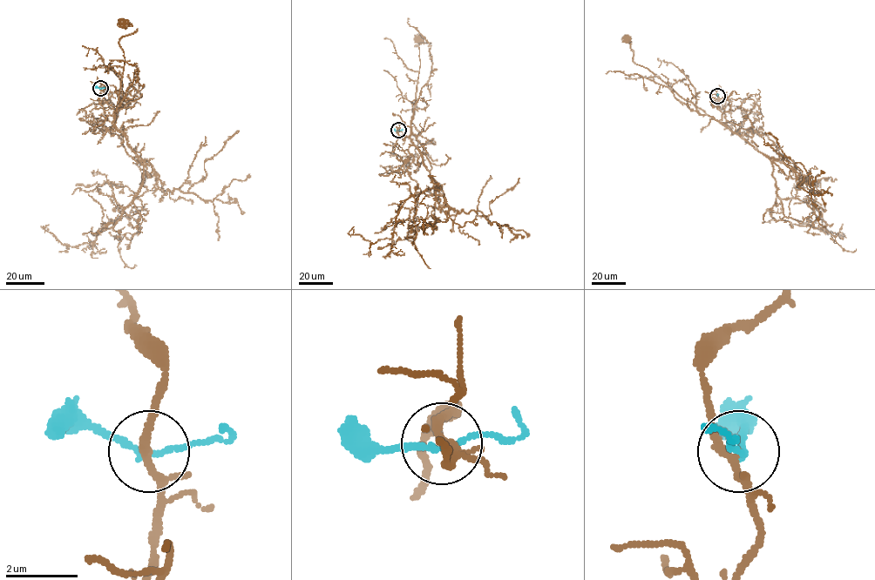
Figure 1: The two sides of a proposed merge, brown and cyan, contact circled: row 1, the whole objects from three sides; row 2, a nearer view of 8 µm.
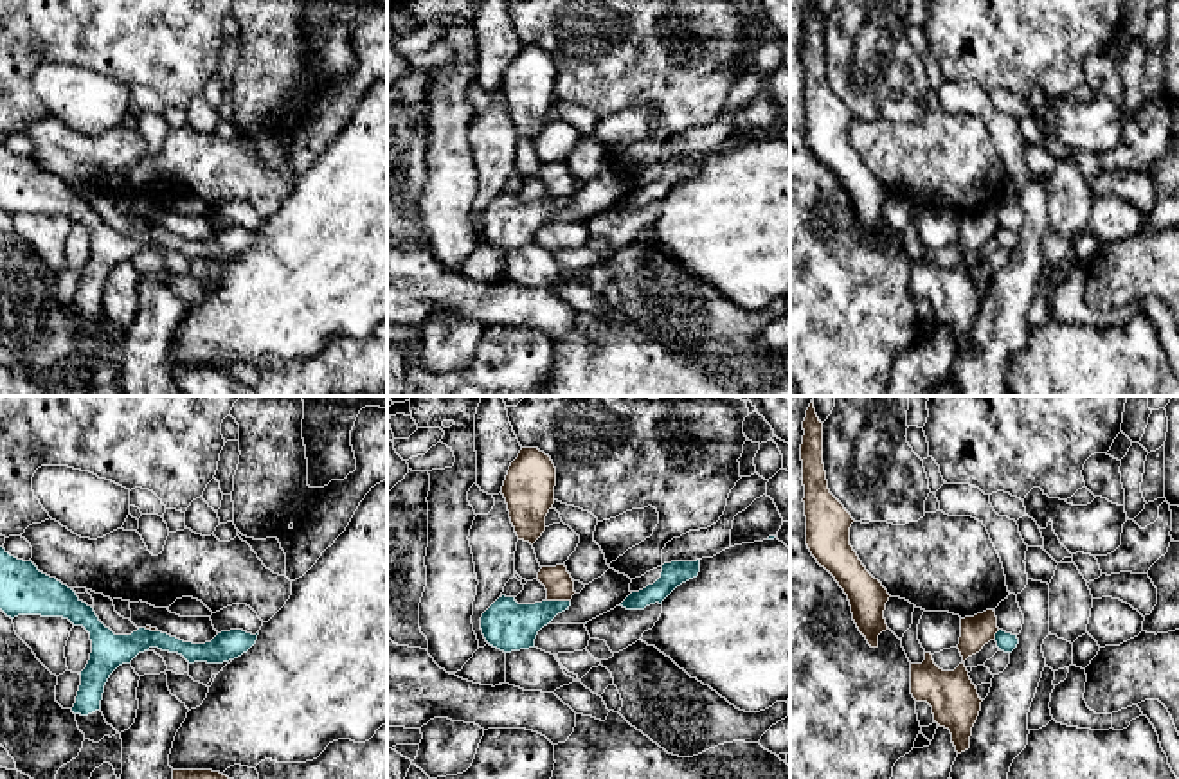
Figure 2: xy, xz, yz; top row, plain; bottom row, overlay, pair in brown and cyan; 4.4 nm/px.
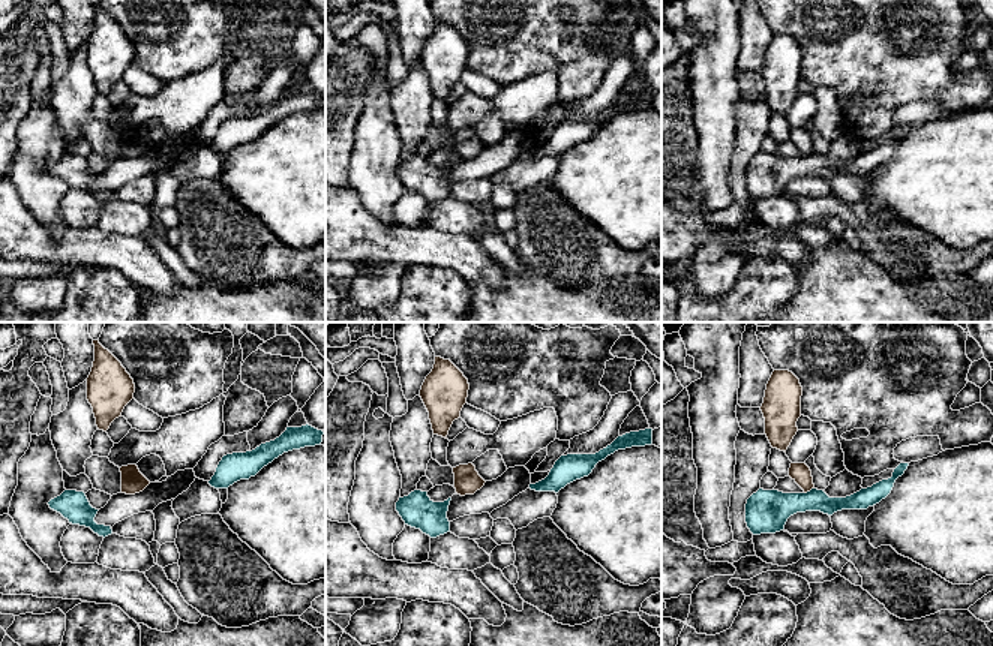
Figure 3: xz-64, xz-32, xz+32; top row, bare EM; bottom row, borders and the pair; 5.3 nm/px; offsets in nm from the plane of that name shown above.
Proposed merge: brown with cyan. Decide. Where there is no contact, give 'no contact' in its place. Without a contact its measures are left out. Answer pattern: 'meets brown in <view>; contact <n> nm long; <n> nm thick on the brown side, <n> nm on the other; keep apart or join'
meets brown in xz; contact 100 nm long; 130 nm thick on the brown side, 220 nm on the other; keep apart

